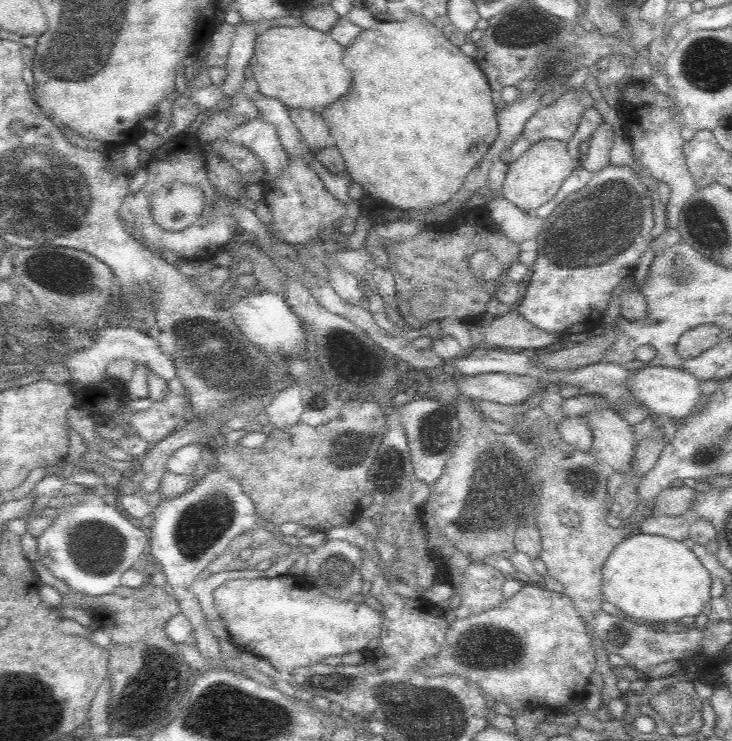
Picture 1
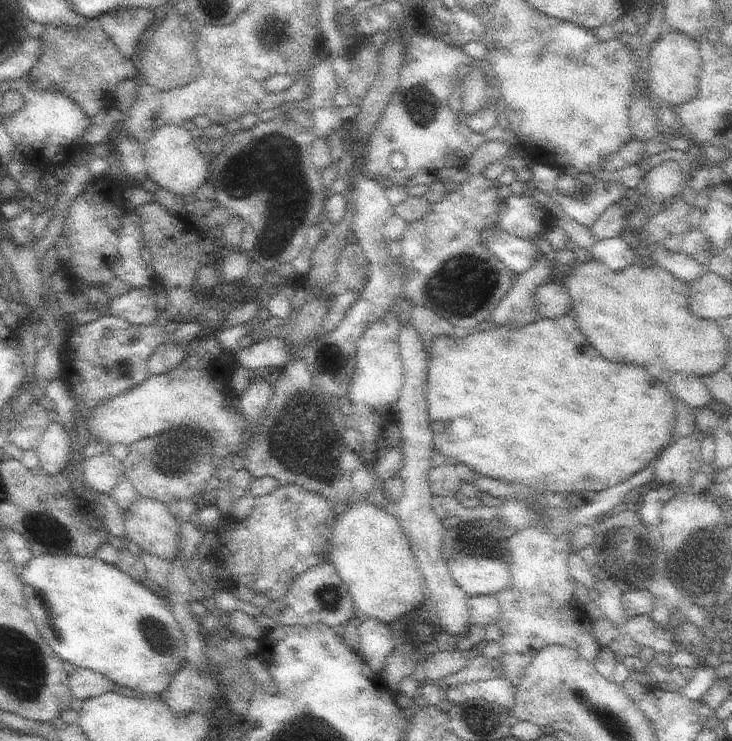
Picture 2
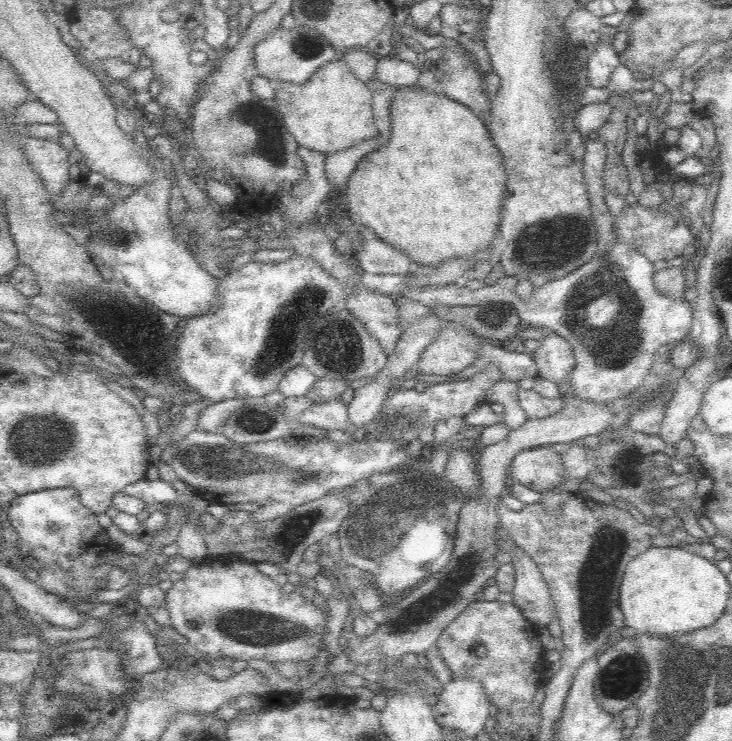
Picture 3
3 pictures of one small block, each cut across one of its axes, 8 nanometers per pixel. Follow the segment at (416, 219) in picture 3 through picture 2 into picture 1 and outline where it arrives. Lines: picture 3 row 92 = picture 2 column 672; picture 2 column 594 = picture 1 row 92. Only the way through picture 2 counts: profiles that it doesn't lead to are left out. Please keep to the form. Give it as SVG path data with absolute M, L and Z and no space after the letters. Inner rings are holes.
M410 14L404 20L392 20L392 22L380 22L376 20L370 28L360 30L360 34L354 38L354 42L344 50L344 68L348 72L352 72L354 76L354 86L352 90L338 102L334 102L332 106L322 110L324 116L324 124L330 132L330 140L332 146L338 148L338 152L342 154L342 158L346 160L346 170L352 176L354 184L360 184L362 190L366 192L366 196L370 196L376 202L384 202L386 206L394 208L394 210L404 210L404 212L412 212L412 210L432 210L436 206L444 206L446 202L452 200L452 196L462 188L466 176L470 174L470 170L486 156L488 148L492 146L492 142L498 138L498 108L492 100L492 90L488 84L488 78L484 76L484 72L476 66L474 58L468 58L466 54L462 54L460 48L456 48L442 30L438 30L430 20L426 20L422 14Z

